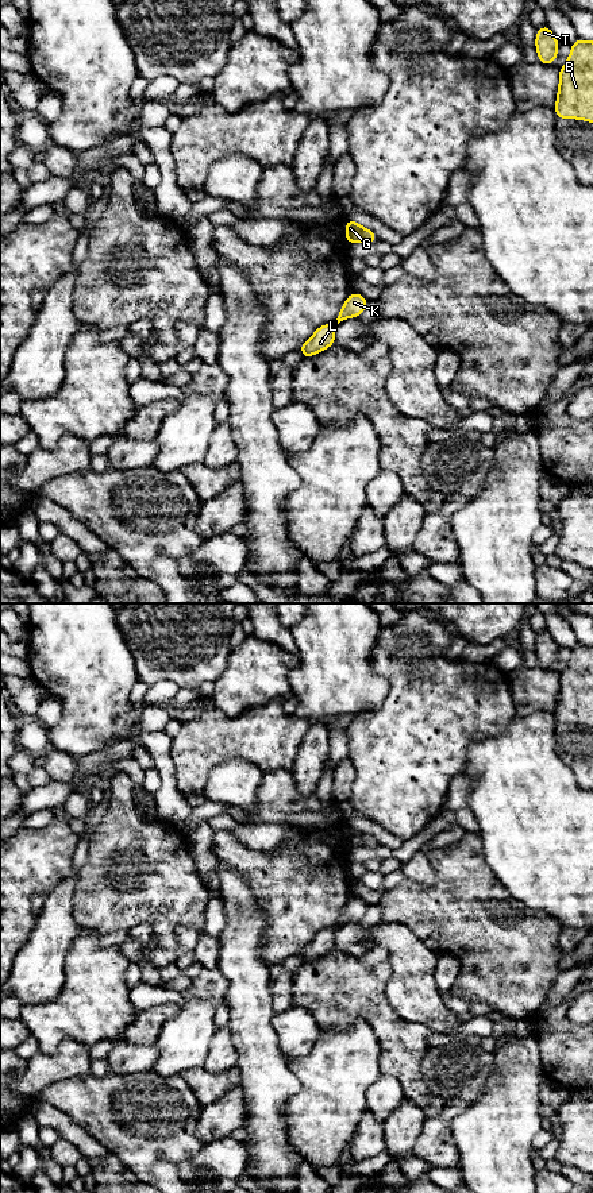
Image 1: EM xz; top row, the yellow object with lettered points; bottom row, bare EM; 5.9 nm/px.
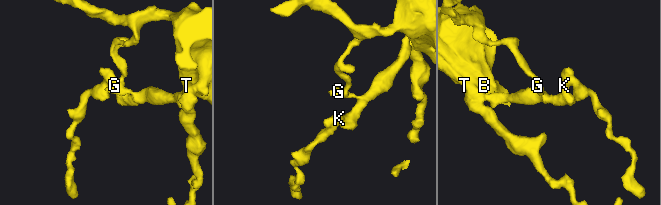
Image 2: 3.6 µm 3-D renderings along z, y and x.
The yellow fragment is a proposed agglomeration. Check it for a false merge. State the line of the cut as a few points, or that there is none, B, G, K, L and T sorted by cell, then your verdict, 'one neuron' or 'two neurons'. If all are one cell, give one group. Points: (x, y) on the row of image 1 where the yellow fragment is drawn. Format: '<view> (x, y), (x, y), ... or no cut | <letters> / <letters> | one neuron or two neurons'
xz (362, 228), (365, 240) | B / G K L T | two neurons

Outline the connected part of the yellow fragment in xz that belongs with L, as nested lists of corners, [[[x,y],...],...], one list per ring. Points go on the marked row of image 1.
[[[351,292],[342,305],[338,317],[330,323],[320,325],[315,333],[303,343],[299,348],[301,351],[303,359],[313,356],[321,351],[326,351],[335,344],[335,329],[346,318],[359,317],[366,309],[369,300],[357,292]]]

